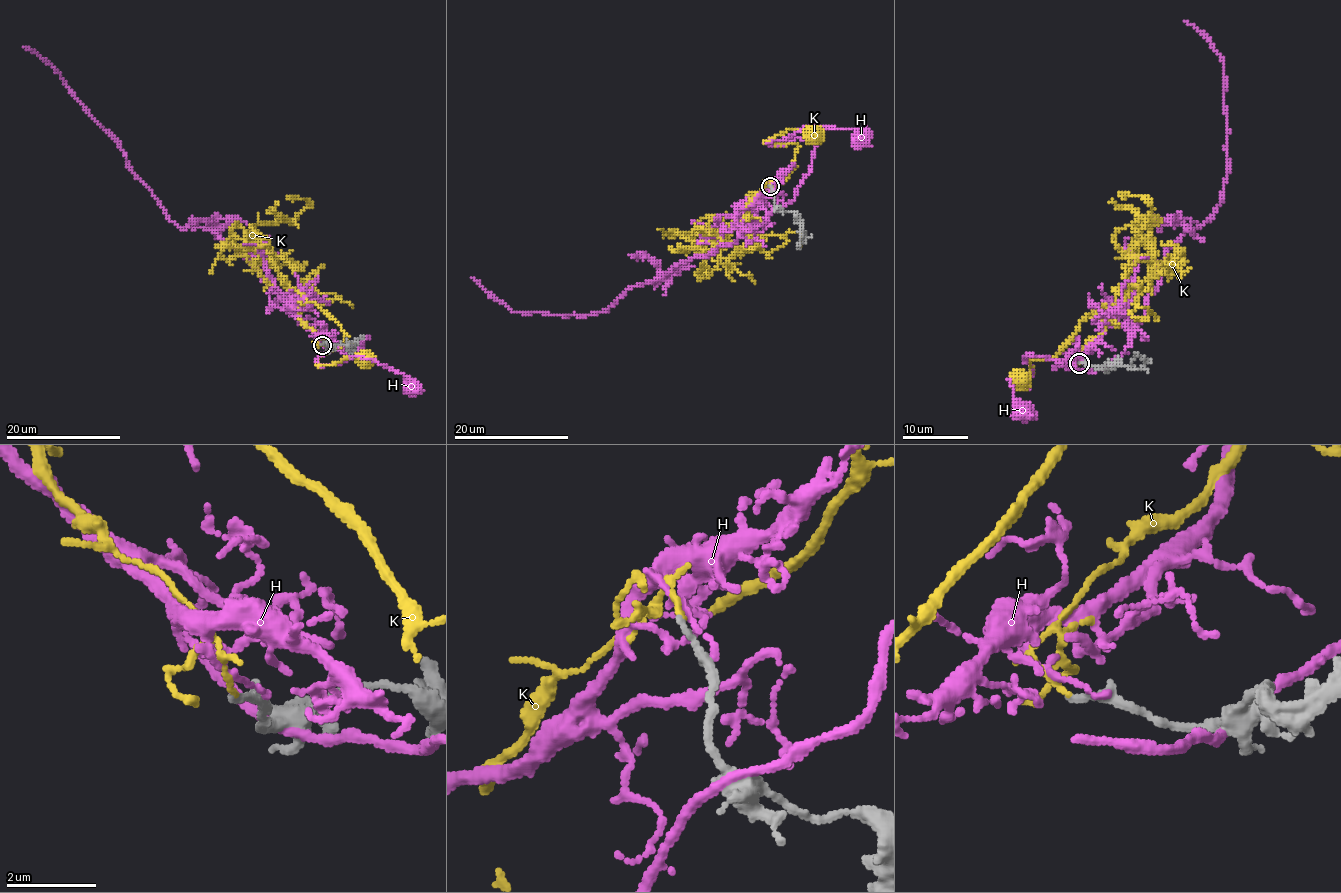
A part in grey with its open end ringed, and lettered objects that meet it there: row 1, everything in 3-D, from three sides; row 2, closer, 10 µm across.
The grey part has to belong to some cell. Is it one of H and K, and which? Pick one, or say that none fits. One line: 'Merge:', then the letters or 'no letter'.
Merge: no letter

